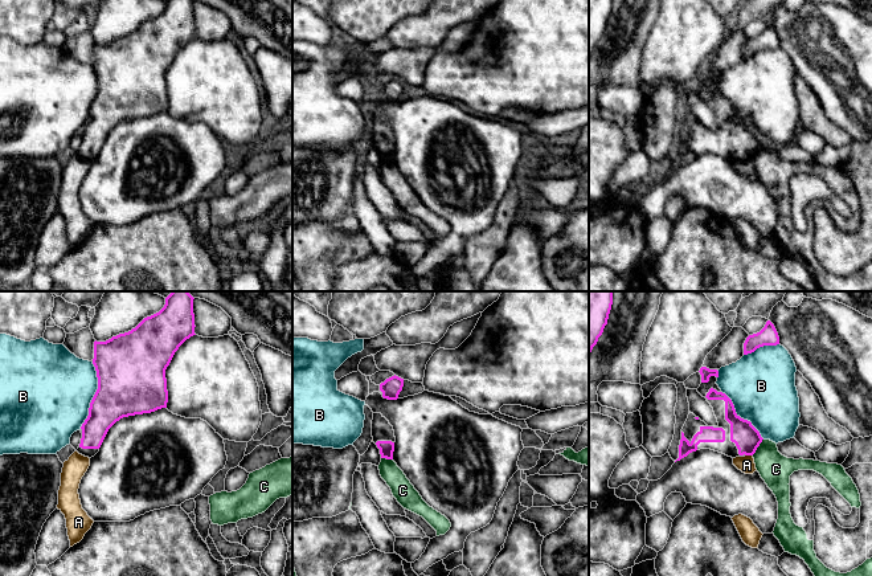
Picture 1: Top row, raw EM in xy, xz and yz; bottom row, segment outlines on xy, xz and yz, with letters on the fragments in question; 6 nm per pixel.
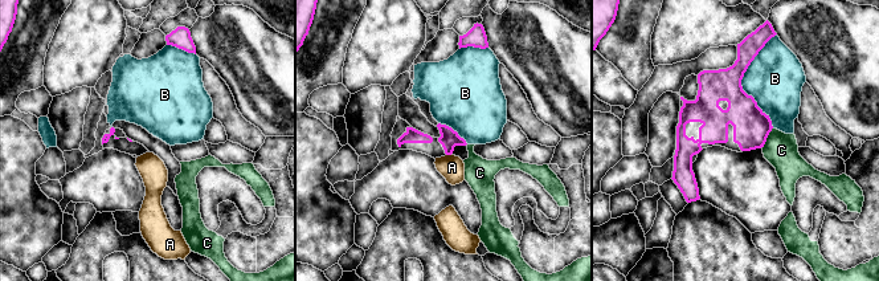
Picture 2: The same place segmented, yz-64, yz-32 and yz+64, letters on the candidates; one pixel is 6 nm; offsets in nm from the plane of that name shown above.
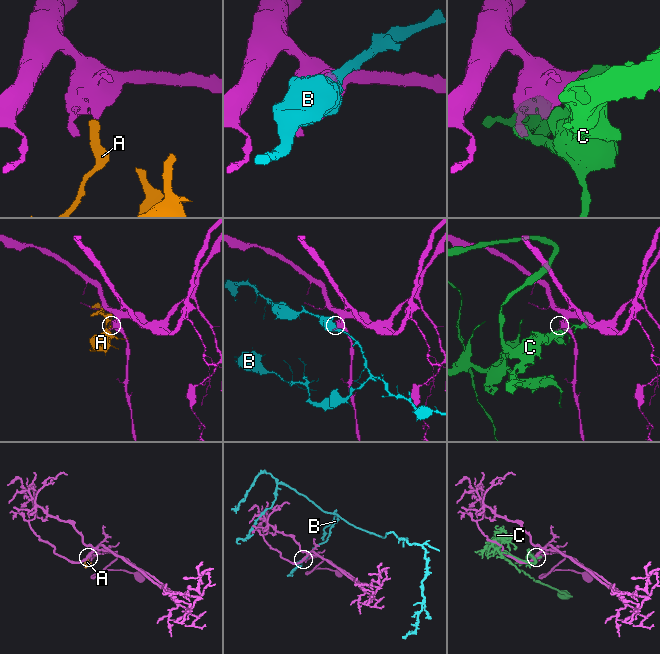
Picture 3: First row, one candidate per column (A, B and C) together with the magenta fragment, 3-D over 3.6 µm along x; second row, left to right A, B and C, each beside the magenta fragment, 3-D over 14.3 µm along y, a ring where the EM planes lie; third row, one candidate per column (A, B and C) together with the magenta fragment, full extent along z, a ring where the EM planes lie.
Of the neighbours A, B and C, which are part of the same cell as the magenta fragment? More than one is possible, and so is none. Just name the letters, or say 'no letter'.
no letter

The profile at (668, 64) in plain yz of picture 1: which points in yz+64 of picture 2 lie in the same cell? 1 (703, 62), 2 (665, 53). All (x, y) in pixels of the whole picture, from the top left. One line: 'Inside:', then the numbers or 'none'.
Inside: 2

